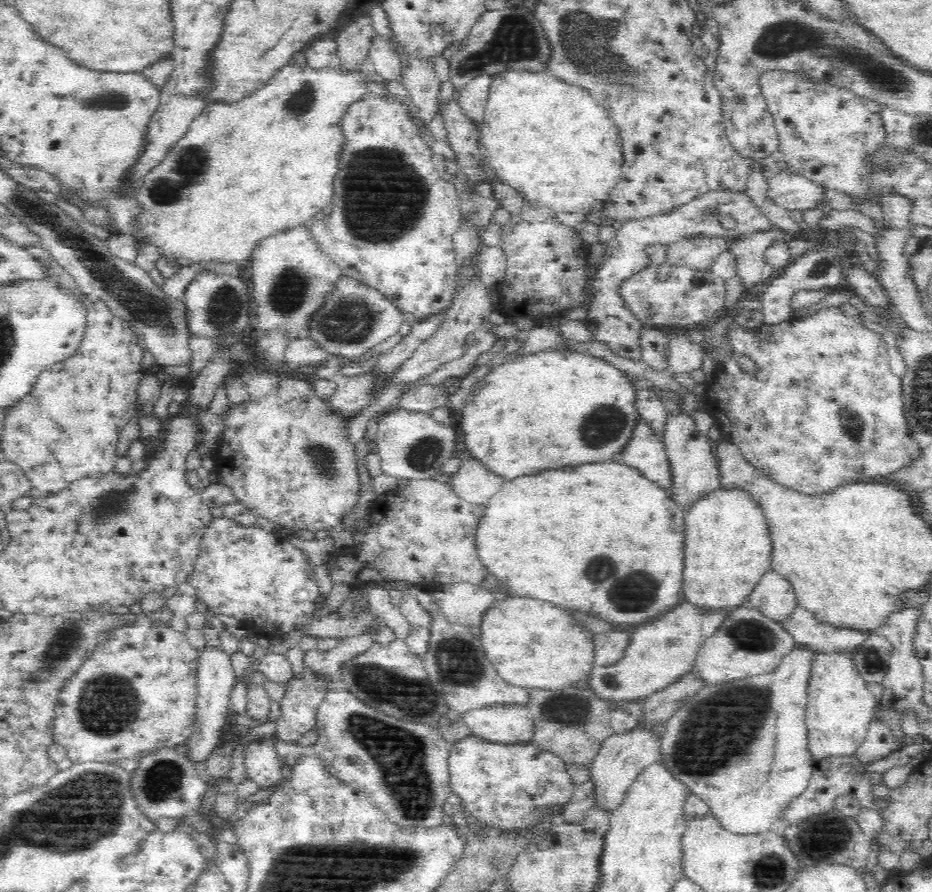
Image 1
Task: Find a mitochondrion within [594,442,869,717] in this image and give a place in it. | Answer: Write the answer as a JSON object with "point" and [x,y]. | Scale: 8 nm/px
{"point":[748,634]}

